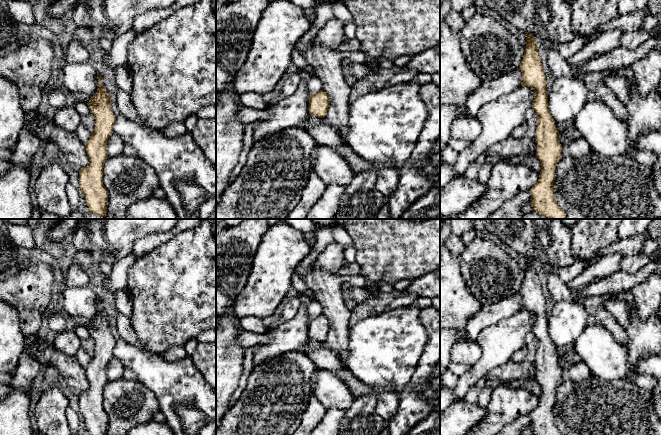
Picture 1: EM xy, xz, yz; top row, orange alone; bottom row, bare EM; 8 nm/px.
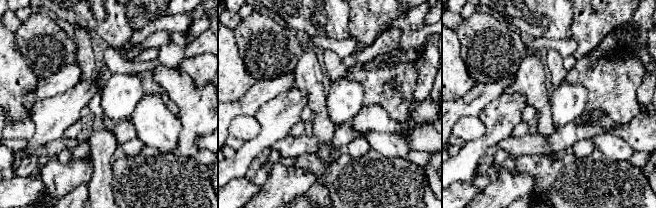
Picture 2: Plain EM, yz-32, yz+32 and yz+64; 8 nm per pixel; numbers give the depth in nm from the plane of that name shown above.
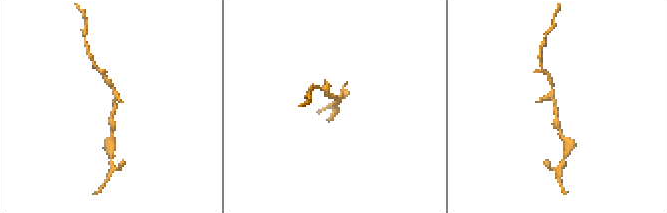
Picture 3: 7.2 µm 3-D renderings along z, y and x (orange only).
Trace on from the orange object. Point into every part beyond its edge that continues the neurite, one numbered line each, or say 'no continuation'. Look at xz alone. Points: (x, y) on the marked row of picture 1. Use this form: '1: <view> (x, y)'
no continuation

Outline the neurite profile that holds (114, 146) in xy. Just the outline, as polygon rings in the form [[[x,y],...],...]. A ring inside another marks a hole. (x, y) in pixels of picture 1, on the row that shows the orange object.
[[[112,133],[106,143],[106,151],[109,157],[118,156],[123,153],[125,143],[116,134]]]

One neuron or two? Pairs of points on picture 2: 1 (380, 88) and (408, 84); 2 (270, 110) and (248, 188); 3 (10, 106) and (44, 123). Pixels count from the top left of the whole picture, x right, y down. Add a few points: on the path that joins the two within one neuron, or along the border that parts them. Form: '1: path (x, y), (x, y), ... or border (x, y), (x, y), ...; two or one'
1: path (387, 93), (399, 93), (401, 91); one
2: border (245, 177), (228, 181); two
3: border (29, 111), (31, 118); two

